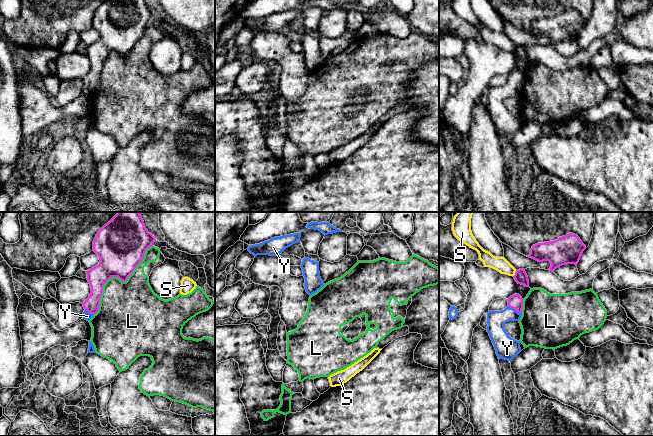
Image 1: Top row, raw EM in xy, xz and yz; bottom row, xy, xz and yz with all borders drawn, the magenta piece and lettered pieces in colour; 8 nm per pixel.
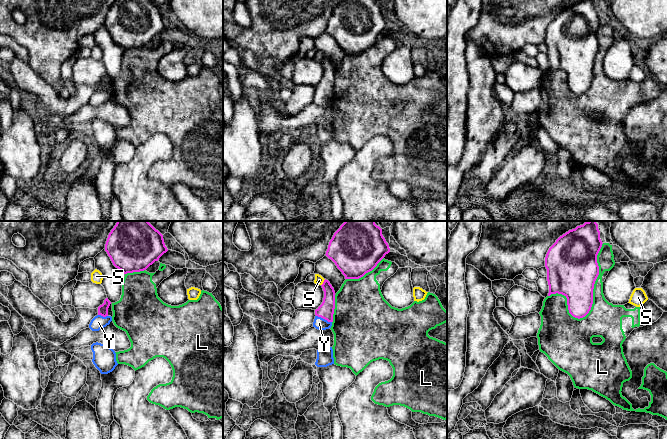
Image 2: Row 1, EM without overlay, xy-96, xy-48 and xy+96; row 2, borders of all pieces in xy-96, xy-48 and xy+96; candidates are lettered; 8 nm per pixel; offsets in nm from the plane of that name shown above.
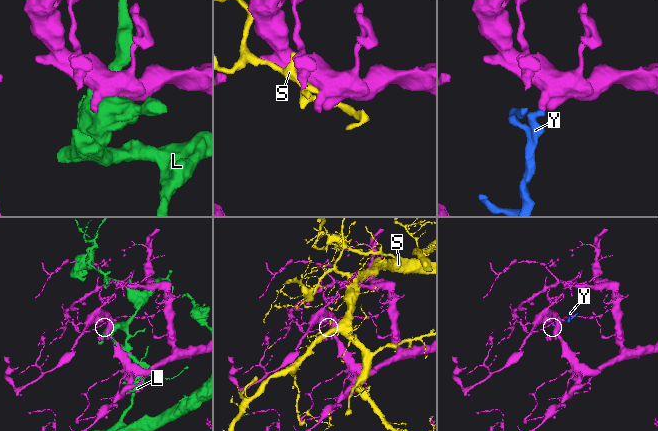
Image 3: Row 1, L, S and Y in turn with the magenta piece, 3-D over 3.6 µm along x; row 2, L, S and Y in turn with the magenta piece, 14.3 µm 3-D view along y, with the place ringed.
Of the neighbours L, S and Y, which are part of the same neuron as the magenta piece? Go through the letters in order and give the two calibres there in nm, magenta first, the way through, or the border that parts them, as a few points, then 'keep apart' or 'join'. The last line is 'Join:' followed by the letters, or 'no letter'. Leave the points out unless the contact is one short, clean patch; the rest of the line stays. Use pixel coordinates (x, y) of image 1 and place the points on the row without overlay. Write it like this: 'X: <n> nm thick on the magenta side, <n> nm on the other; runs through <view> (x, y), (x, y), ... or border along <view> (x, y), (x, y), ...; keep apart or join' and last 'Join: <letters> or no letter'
L: 380 nm thick on the magenta side, 400 nm on the other; keep apart
S: 100 nm thick on the magenta side, 120 nm on the other; keep apart
Y: 120 nm thick on the magenta side, 140 nm on the other; runs through yz (515, 77), (515, 85), (511, 89), (495, 95); join
Join: Y

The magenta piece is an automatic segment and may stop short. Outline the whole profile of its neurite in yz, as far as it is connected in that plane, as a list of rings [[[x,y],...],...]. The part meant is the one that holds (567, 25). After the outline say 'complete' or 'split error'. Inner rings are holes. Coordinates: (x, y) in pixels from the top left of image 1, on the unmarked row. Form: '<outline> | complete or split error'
[[[568,9],[557,16],[533,21],[527,33],[538,38],[549,37],[549,46],[554,48],[565,40],[577,41],[585,25],[586,22],[577,11]]] | complete

